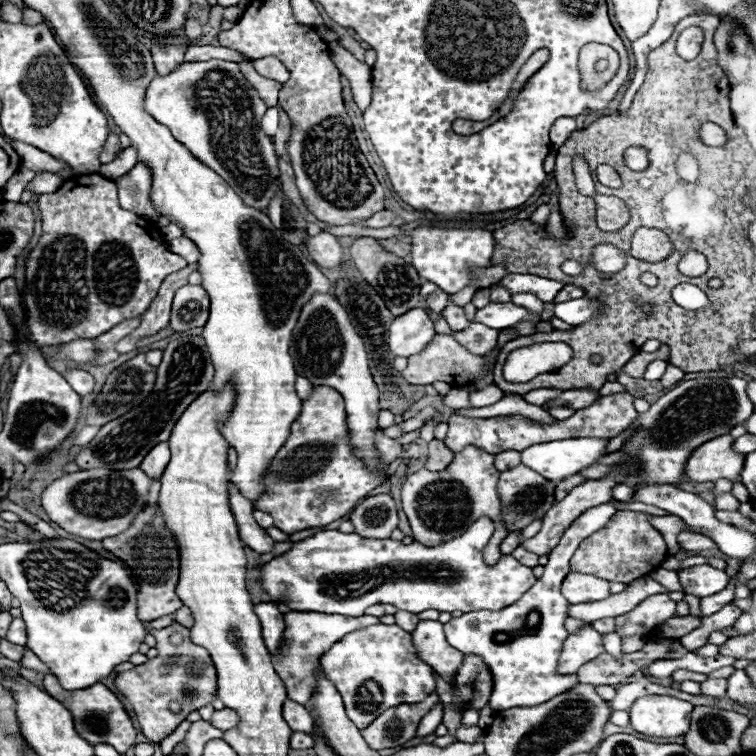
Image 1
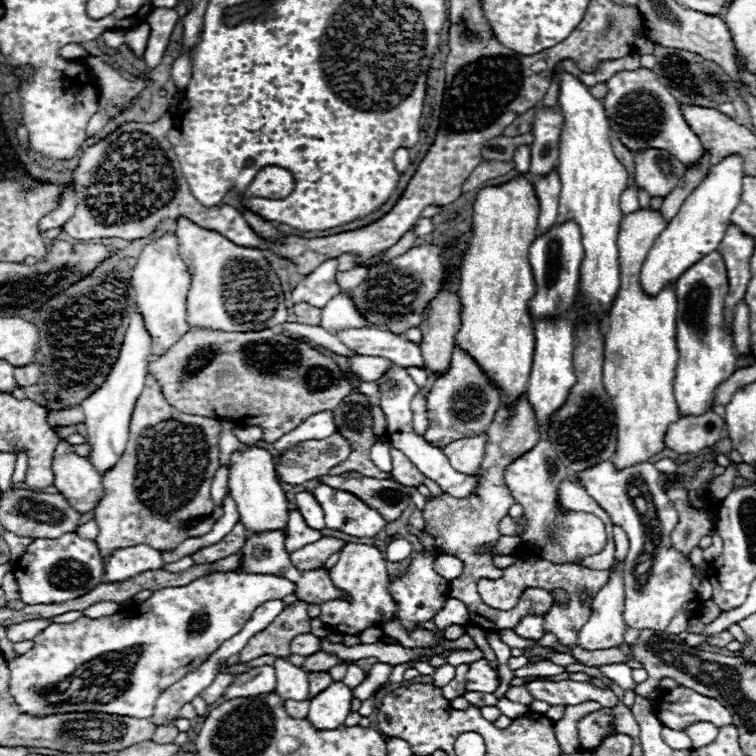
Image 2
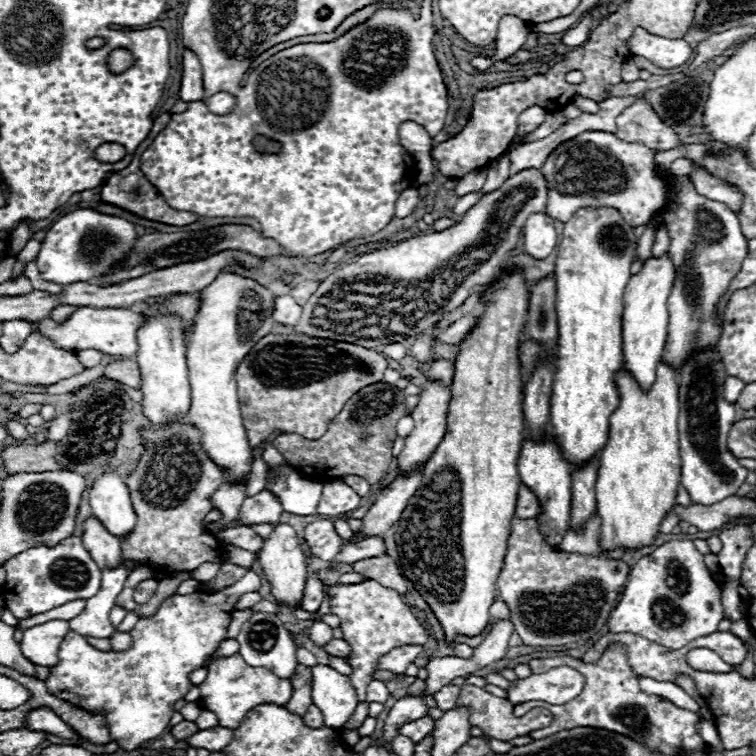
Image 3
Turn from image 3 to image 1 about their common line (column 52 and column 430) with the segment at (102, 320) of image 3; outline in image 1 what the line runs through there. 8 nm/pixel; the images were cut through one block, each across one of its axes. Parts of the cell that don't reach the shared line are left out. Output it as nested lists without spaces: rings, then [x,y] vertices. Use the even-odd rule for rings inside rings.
[[[412,308],[392,322],[388,346],[394,356],[408,358],[422,352],[432,342],[434,334],[434,324],[428,314],[422,308]]]

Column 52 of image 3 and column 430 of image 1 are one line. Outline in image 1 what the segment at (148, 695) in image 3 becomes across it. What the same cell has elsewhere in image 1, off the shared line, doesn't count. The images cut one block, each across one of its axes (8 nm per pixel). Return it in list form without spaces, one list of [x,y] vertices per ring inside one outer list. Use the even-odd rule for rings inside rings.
[[[374,624],[370,628],[350,632],[348,636],[344,636],[344,640],[338,640],[336,644],[332,644],[328,652],[322,654],[320,664],[324,668],[324,674],[334,682],[334,686],[342,694],[348,718],[360,730],[366,728],[372,720],[376,720],[376,716],[380,716],[380,712],[384,712],[386,708],[398,704],[422,702],[426,696],[430,696],[436,690],[434,670],[418,656],[418,650],[412,642],[412,634],[404,632],[396,624],[392,626]],[[368,680],[378,682],[382,690],[382,702],[376,706],[372,704],[372,708],[370,704],[356,702],[358,688]]]

